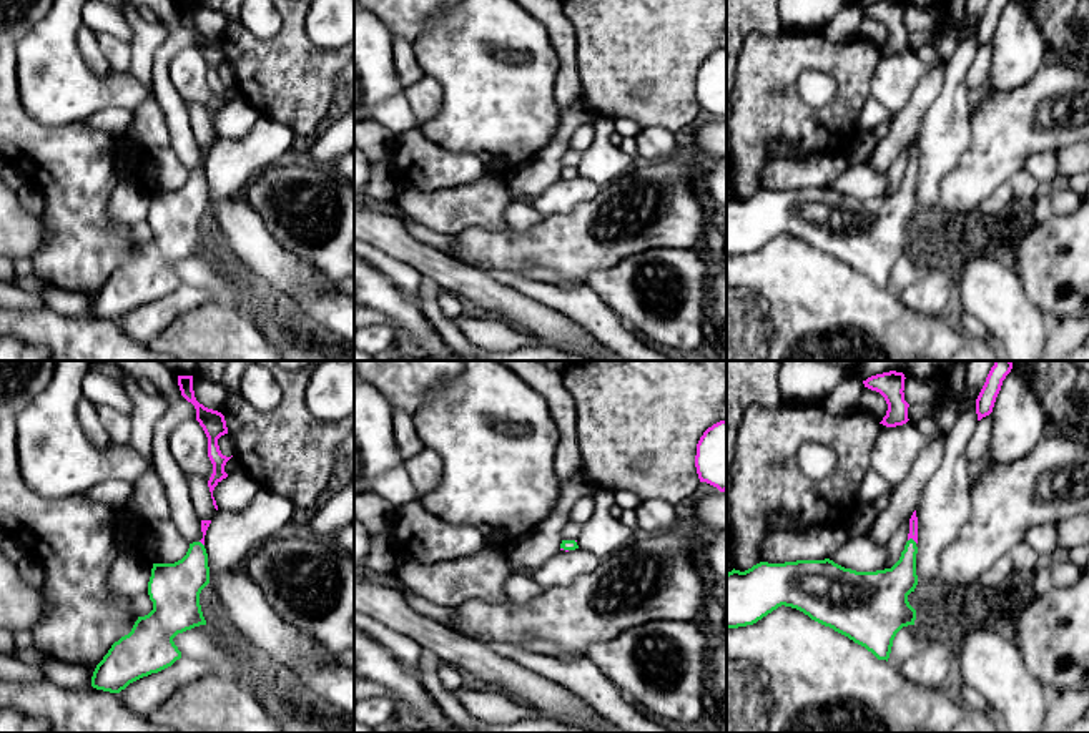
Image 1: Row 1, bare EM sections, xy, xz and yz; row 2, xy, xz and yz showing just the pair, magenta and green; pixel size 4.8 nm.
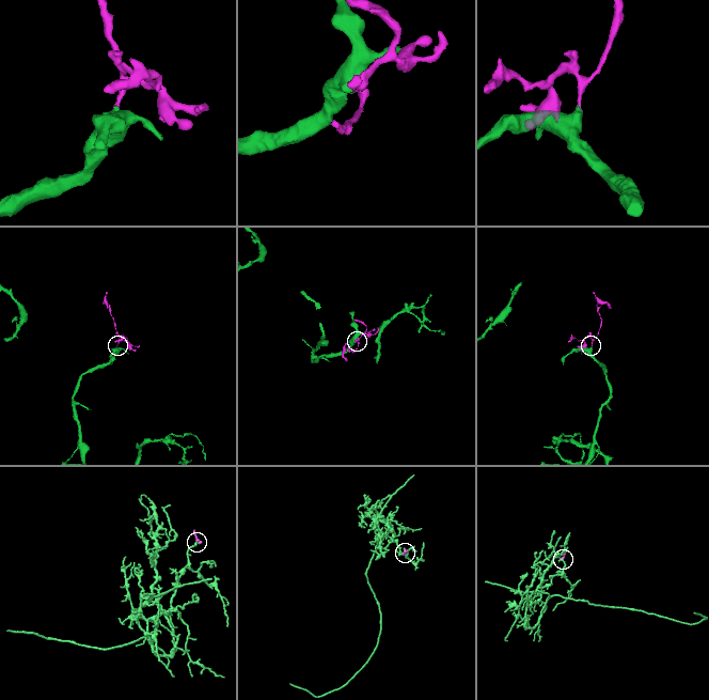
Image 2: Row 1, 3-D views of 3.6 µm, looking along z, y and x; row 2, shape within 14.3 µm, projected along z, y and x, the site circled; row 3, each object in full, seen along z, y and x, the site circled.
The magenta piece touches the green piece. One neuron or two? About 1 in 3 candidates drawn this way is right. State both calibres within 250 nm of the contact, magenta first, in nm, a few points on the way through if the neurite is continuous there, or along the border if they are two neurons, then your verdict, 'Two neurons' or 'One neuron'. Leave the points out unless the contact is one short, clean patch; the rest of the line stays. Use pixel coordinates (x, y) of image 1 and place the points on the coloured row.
Thickness 50 nm (magenta) against 180 nm. Path across: yz (913, 522), (913, 539), (905, 570), (891, 585). One neuron

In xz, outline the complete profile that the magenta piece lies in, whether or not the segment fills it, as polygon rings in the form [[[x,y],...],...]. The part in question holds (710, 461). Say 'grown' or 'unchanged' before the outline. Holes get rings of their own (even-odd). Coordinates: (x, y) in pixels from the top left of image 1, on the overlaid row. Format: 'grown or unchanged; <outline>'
unchanged; [[[727,421],[708,427],[697,444],[695,467],[700,482],[727,490]]]

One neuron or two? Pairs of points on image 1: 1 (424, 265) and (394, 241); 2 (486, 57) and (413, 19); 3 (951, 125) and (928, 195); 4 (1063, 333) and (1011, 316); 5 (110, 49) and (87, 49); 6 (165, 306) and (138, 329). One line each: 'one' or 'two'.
1: one
2: two
3: one
4: two
5: two
6: one

